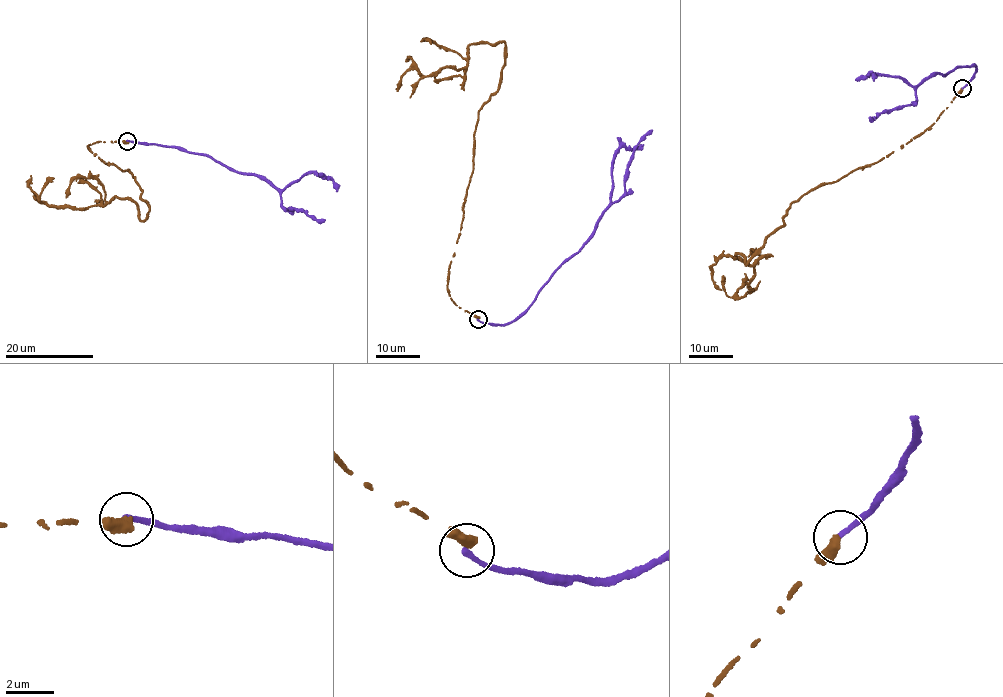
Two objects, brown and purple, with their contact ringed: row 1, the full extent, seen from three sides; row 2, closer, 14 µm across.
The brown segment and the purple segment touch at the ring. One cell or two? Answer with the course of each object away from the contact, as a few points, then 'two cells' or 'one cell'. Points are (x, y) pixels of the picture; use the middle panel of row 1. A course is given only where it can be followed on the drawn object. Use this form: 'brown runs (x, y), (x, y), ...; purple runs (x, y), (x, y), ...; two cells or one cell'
brown runs (478, 319), (451, 300), (448, 269), (504, 43), (472, 43), (467, 65), (409, 70), (396, 88); purple runs (478, 319), (504, 326), (531, 304), (619, 199), (630, 157), (652, 130); two cells

